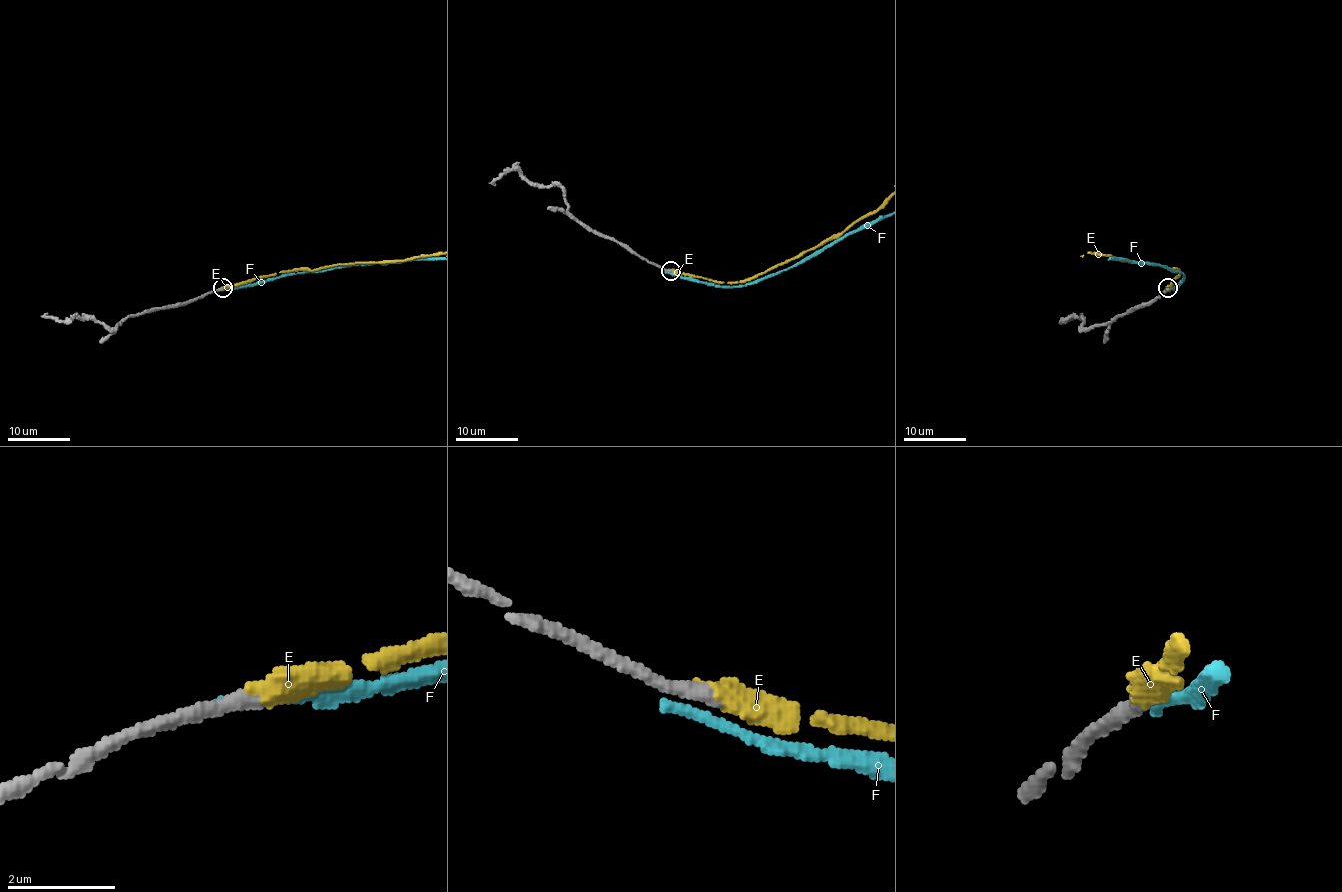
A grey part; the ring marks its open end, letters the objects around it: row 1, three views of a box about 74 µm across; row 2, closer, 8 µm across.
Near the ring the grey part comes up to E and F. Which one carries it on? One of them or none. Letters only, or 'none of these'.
E

